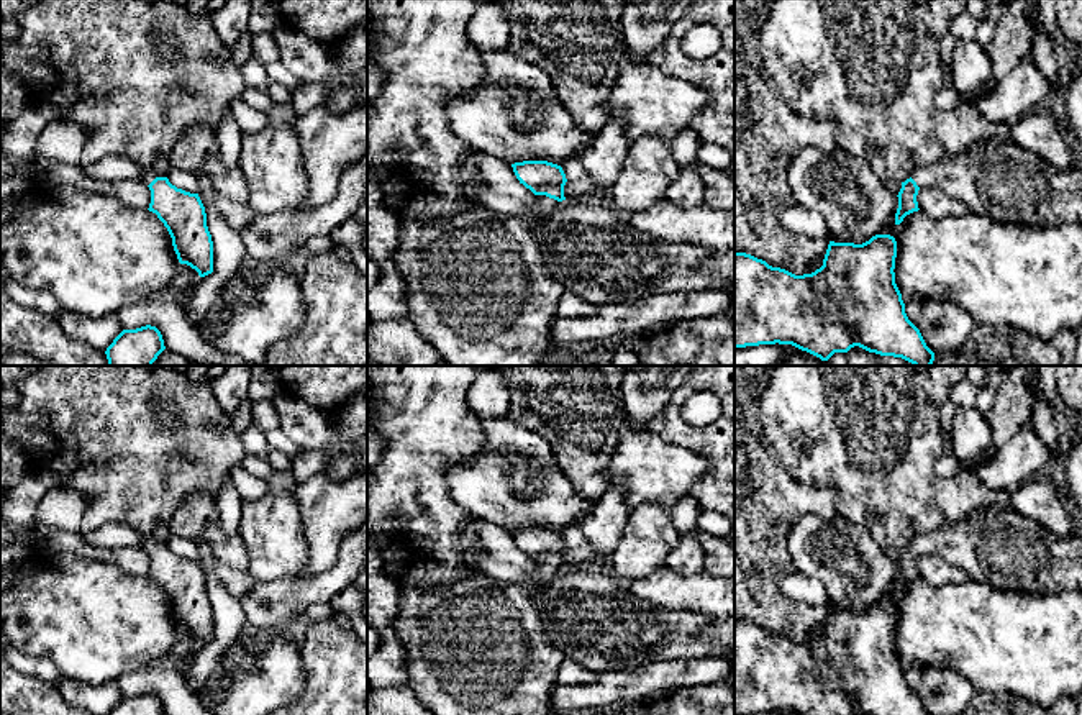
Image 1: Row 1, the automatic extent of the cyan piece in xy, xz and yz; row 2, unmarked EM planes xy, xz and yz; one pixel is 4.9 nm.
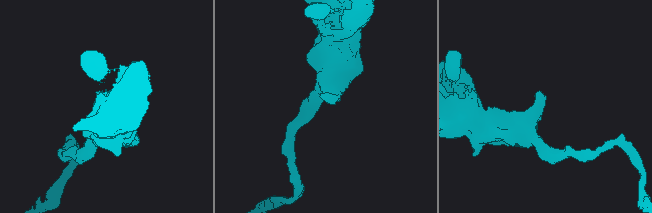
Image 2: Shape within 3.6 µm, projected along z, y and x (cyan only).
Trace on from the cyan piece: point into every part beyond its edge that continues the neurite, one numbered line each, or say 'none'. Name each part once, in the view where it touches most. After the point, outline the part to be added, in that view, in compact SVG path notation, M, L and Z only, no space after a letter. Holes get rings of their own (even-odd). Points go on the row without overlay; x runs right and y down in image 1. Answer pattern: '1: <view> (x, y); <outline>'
1: xz (477, 646); M536 562L531 587L503 582L484 572L471 572L456 582L425 590L415 585L400 587L395 635L405 649L407 684L416 699L434 715L549 715L551 692L564 656L548 638L538 608L539 587L559 569Z

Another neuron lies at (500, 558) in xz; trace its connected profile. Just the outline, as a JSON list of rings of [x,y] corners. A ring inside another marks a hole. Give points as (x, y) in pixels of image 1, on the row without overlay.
[[[477,518],[477,533],[482,548],[466,554],[469,564],[498,581],[533,585],[536,562],[516,546],[511,530]]]

